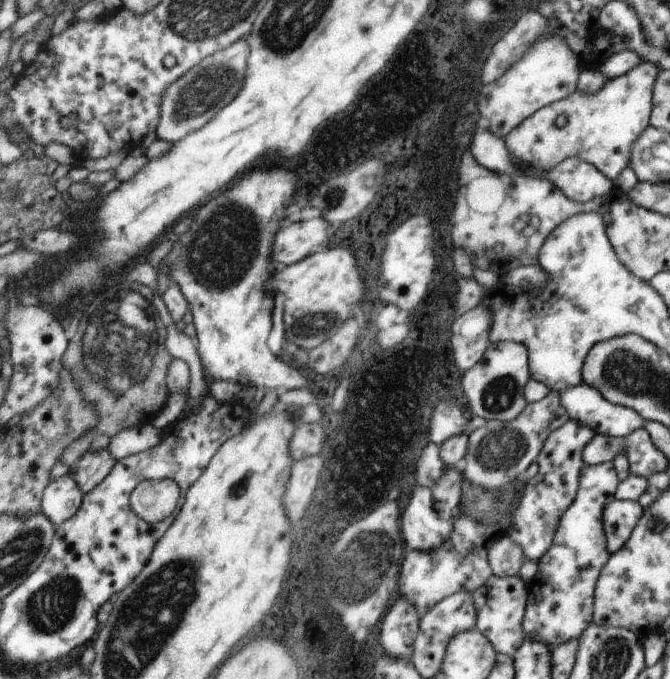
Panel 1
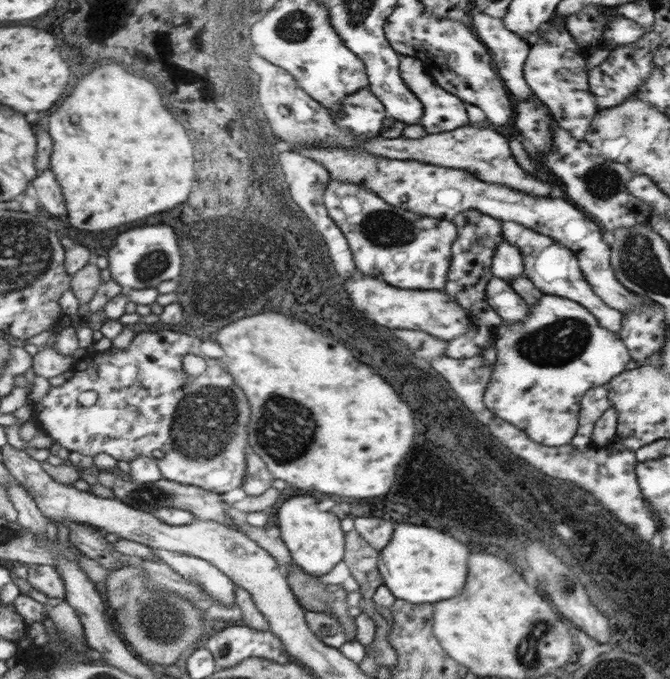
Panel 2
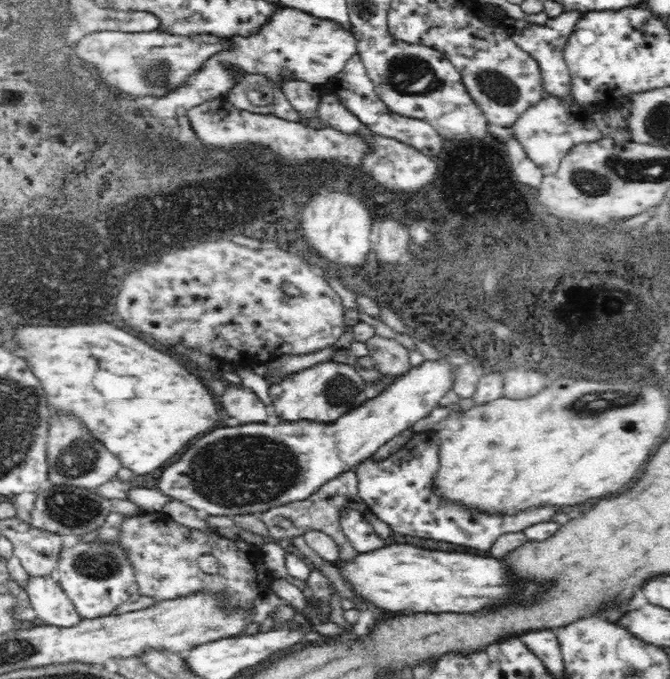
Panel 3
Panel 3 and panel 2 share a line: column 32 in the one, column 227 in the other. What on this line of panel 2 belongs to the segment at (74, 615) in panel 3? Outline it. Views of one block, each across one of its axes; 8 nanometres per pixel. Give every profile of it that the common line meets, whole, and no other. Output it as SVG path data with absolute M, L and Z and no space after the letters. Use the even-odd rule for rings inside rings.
M153 548L153 550L155 550L155 556L163 560L167 566L171 566L173 570L177 570L177 574L183 576L183 580L201 586L221 606L227 606L227 608L235 606L235 596L233 596L235 584L233 580L227 578L227 574L219 572L209 562L193 556L185 556L183 552L173 552L165 548Z

